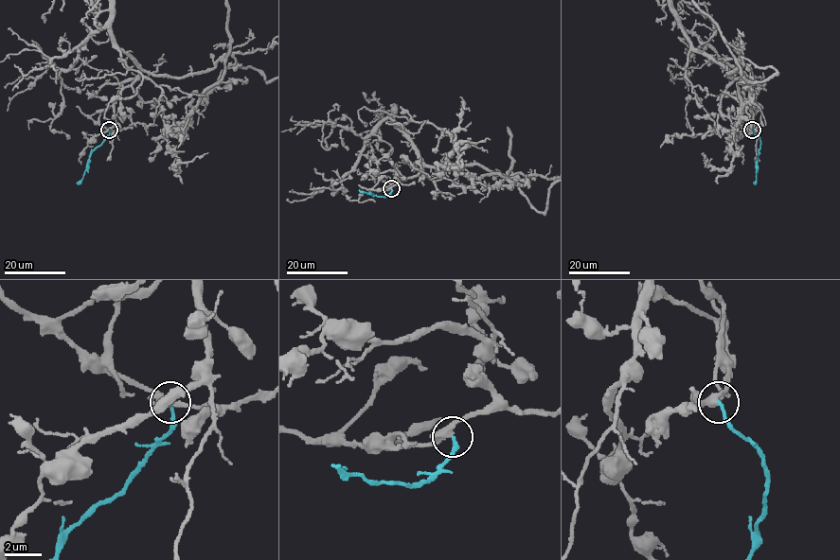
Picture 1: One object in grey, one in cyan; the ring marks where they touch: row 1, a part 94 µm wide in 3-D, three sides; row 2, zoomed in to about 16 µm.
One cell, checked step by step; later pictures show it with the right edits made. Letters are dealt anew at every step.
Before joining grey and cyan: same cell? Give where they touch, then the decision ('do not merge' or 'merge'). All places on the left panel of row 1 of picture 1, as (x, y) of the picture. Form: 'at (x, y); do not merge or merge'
at (109, 130); do not merge

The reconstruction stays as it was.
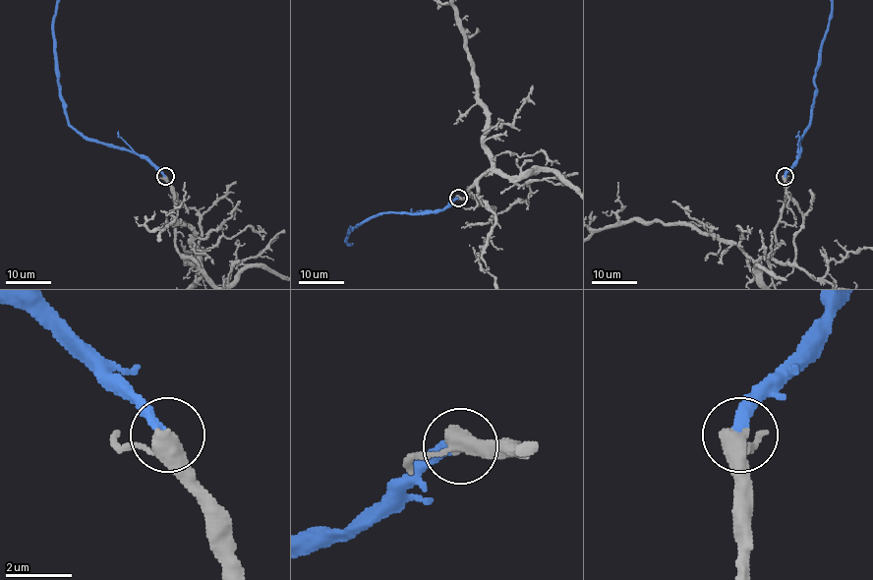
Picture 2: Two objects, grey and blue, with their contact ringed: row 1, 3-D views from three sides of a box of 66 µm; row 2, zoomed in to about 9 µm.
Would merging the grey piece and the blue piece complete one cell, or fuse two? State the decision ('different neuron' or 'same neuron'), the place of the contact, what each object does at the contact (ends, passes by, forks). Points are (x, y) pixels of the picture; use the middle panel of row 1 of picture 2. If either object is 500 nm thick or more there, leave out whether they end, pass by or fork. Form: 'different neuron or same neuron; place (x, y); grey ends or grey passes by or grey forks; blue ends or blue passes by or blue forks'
same neuron; place (458, 198); grey passes by; blue ends

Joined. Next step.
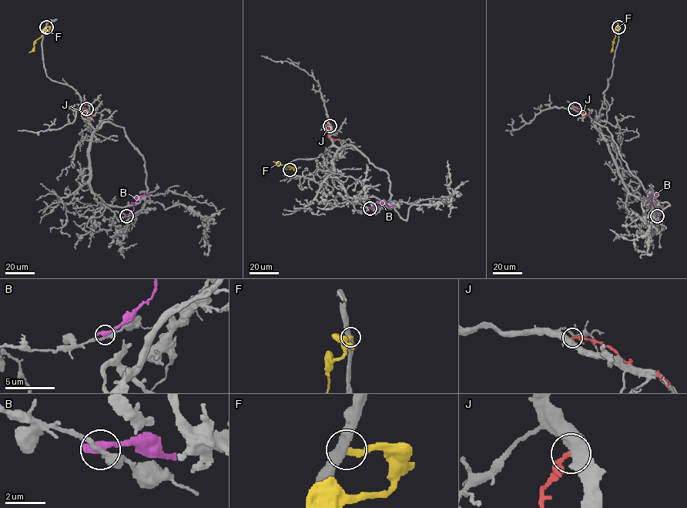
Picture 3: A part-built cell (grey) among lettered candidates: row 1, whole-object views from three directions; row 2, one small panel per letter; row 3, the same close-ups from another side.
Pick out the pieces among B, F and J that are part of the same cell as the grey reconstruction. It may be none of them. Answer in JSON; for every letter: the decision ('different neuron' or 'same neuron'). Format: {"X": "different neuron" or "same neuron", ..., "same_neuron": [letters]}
{"B": "different neuron", "F": "different neuron", "J": "different neuron", "same_neuron": []}

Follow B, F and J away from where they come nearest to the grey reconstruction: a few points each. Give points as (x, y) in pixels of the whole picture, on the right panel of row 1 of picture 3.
B: (657, 216), (651, 198), (655, 193)
F: (618, 27), (611, 52)
J: (574, 109), (588, 116)

